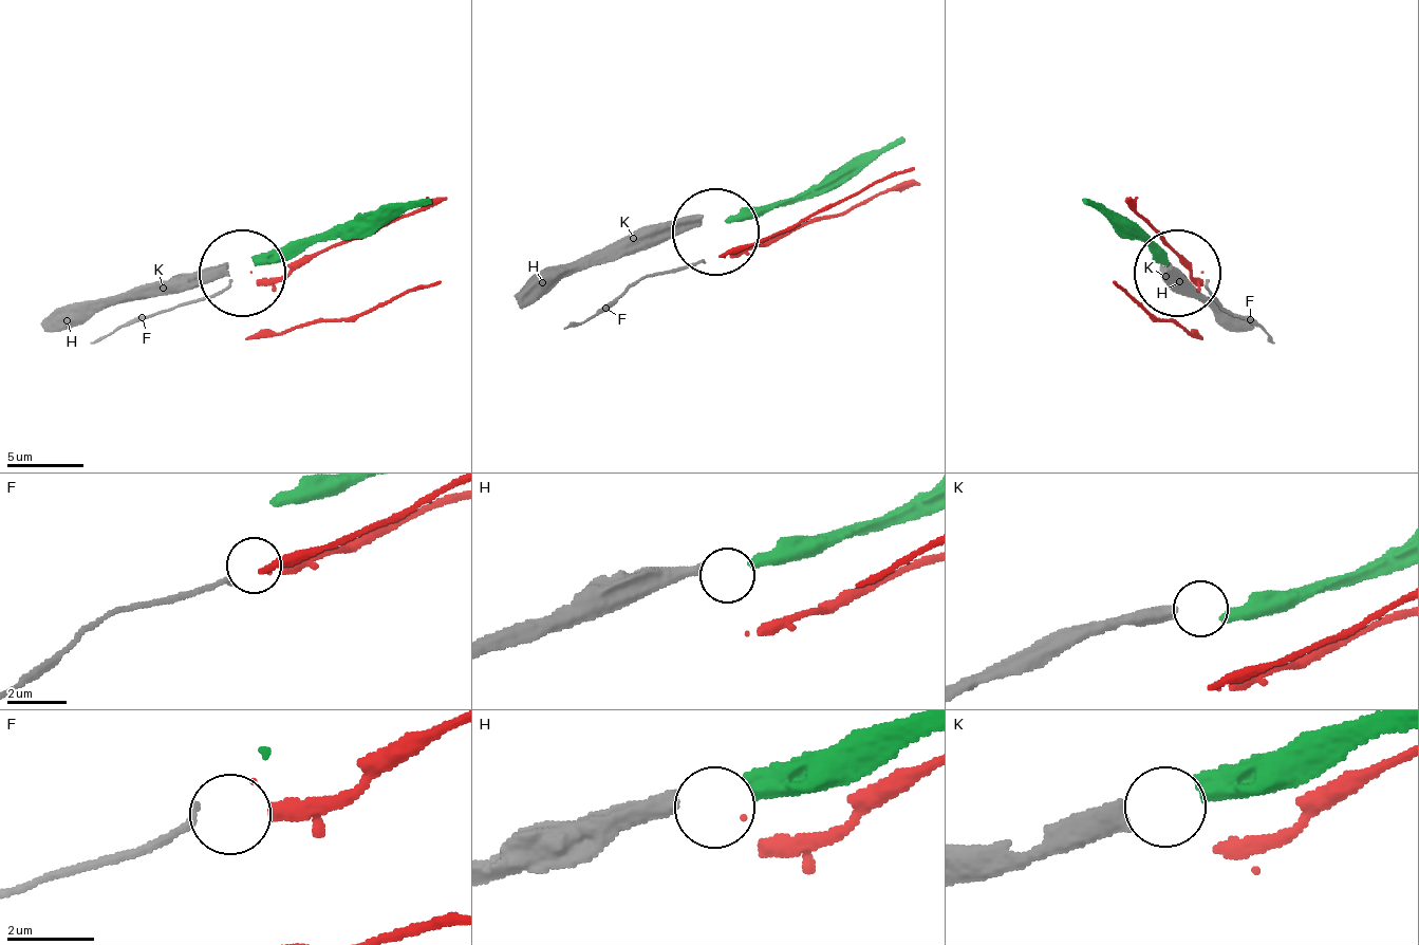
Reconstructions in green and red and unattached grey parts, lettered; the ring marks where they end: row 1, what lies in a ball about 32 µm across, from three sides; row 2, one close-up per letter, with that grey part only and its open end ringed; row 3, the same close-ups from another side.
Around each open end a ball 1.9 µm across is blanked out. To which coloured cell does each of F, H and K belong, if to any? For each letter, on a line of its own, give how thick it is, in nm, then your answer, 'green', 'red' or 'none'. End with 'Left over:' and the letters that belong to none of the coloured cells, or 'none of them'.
F: calibre 180 nm; red
H: calibre 360 nm; green
K: calibre 500 nm; none
Left over: K

